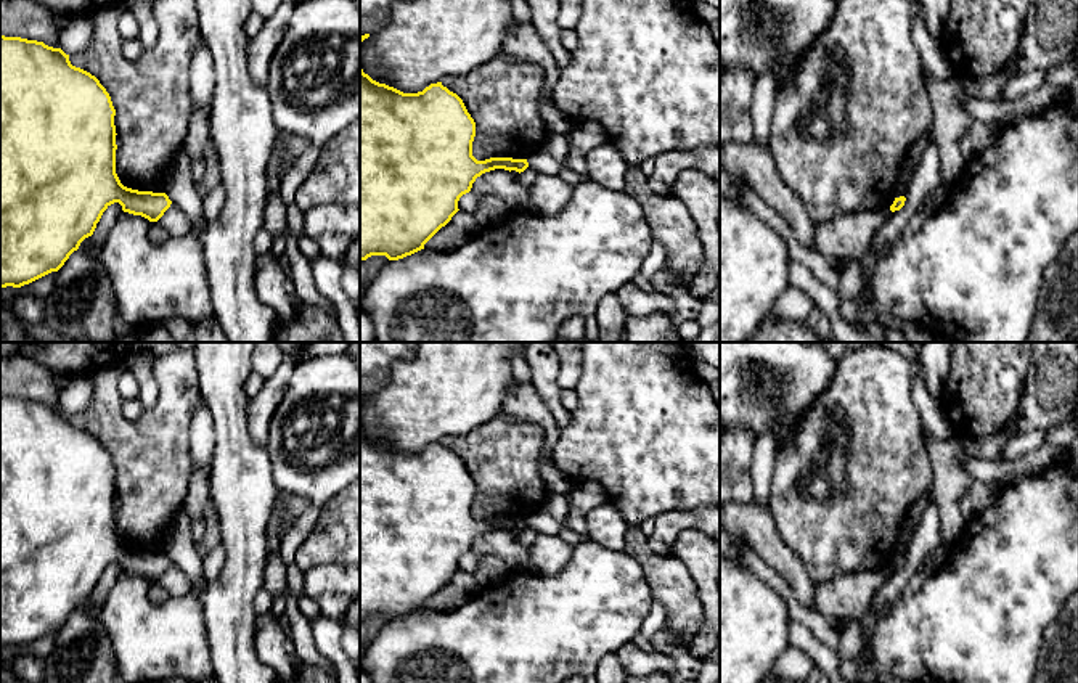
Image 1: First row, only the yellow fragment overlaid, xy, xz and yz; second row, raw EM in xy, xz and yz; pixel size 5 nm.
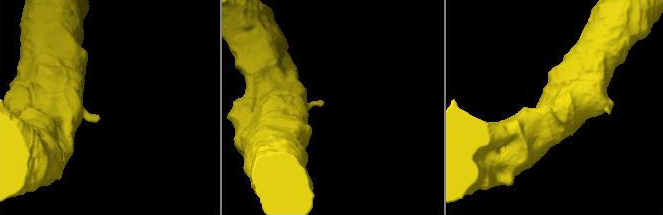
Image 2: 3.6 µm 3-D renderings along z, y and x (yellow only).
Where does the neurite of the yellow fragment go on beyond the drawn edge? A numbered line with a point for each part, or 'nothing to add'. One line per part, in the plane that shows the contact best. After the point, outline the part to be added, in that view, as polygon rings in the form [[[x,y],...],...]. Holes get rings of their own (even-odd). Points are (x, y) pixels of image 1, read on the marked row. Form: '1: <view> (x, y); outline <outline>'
nothing to add

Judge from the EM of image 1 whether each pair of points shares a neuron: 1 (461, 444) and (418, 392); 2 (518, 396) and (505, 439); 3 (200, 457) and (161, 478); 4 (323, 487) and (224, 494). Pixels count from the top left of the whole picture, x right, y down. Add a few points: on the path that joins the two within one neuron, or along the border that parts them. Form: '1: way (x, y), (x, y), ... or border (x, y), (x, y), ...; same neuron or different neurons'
1: border (490, 421), (440, 441); different neurons
2: border (502, 412), (513, 420), (537, 423), (545, 436); different neurons
3: border (191, 421), (190, 460), (193, 465); different neurons
4: border (267, 455), (272, 465), (272, 479), (280, 490); different neurons

